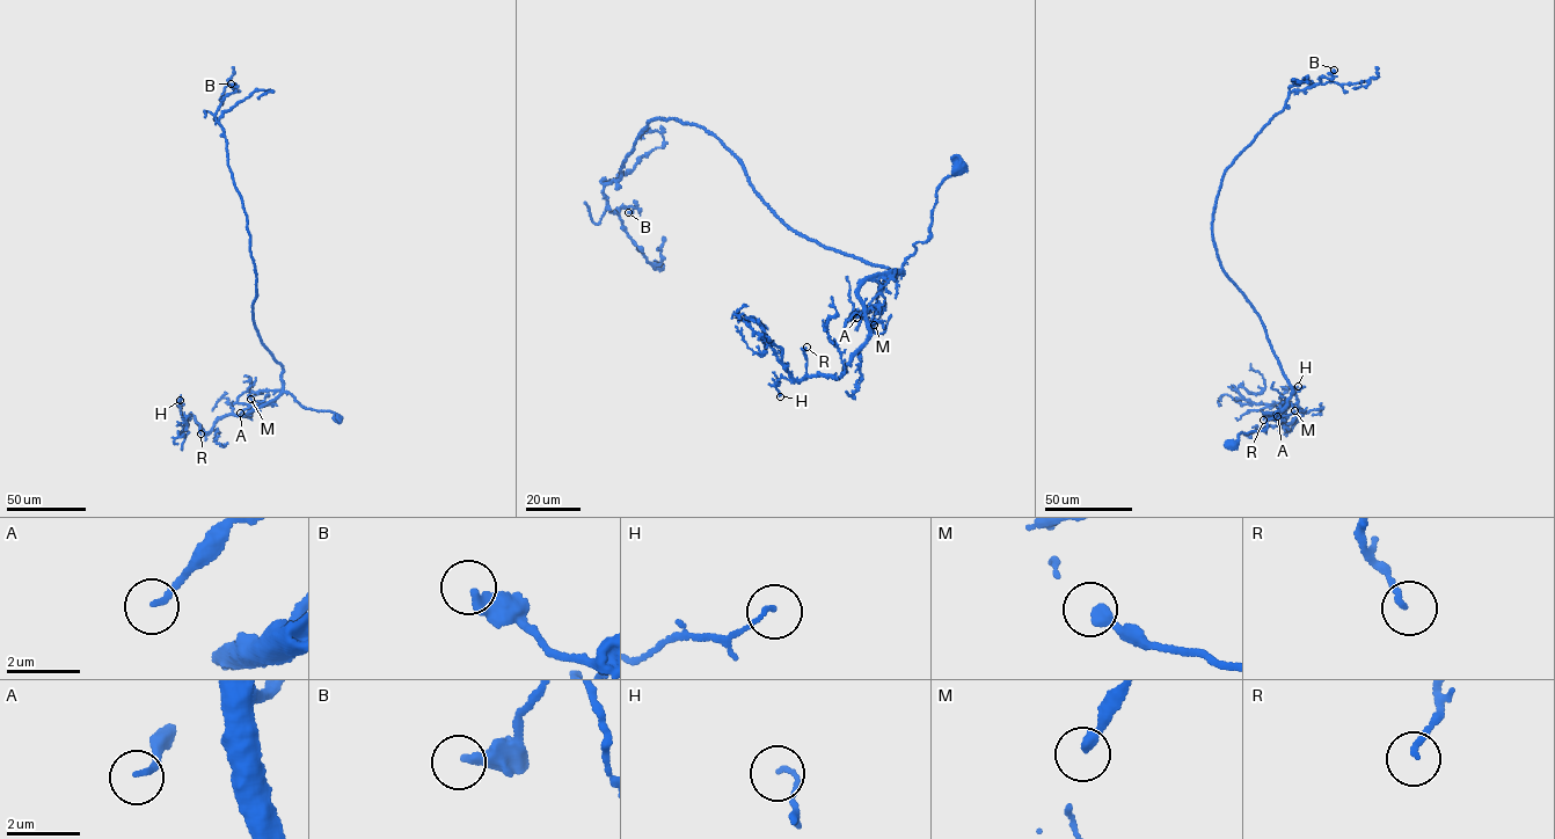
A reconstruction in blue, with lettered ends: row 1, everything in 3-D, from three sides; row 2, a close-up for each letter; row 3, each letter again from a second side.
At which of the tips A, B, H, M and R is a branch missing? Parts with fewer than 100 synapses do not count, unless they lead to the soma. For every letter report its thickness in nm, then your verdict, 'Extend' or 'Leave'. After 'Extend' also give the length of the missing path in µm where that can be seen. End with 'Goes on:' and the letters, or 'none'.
A: Thickness 140 nm. Leave
B: Thickness 360 nm. Leave
H: Thickness 90 nm. Leave
M: Thickness 300 nm. Leave
R: Thickness 150 nm. Leave
Goes on: none

